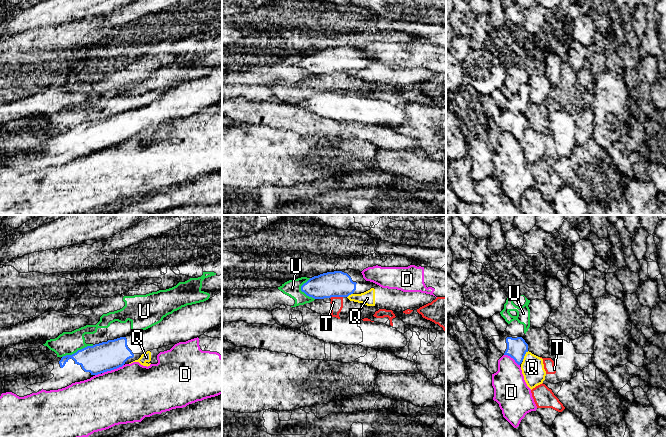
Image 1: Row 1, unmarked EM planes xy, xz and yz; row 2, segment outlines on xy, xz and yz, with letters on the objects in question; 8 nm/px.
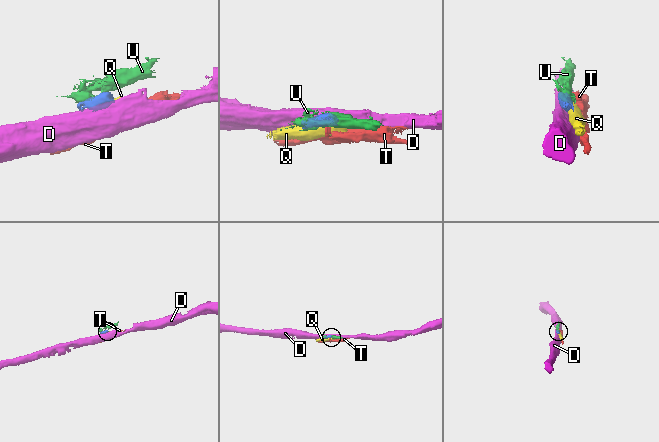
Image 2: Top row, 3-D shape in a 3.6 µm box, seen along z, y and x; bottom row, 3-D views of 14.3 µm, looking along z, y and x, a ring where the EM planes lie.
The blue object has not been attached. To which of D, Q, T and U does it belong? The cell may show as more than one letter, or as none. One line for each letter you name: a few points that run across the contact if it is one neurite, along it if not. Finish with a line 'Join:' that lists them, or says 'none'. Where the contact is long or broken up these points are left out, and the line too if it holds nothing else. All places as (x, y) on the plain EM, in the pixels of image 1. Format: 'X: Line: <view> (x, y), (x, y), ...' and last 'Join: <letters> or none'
Join: none

